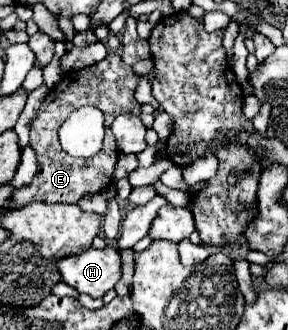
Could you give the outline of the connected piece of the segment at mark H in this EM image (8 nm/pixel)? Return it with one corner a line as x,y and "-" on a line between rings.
111,246
103,250
87,248
77,256
59,260
57,268
63,282
73,286
79,294
103,298
121,278
121,256

